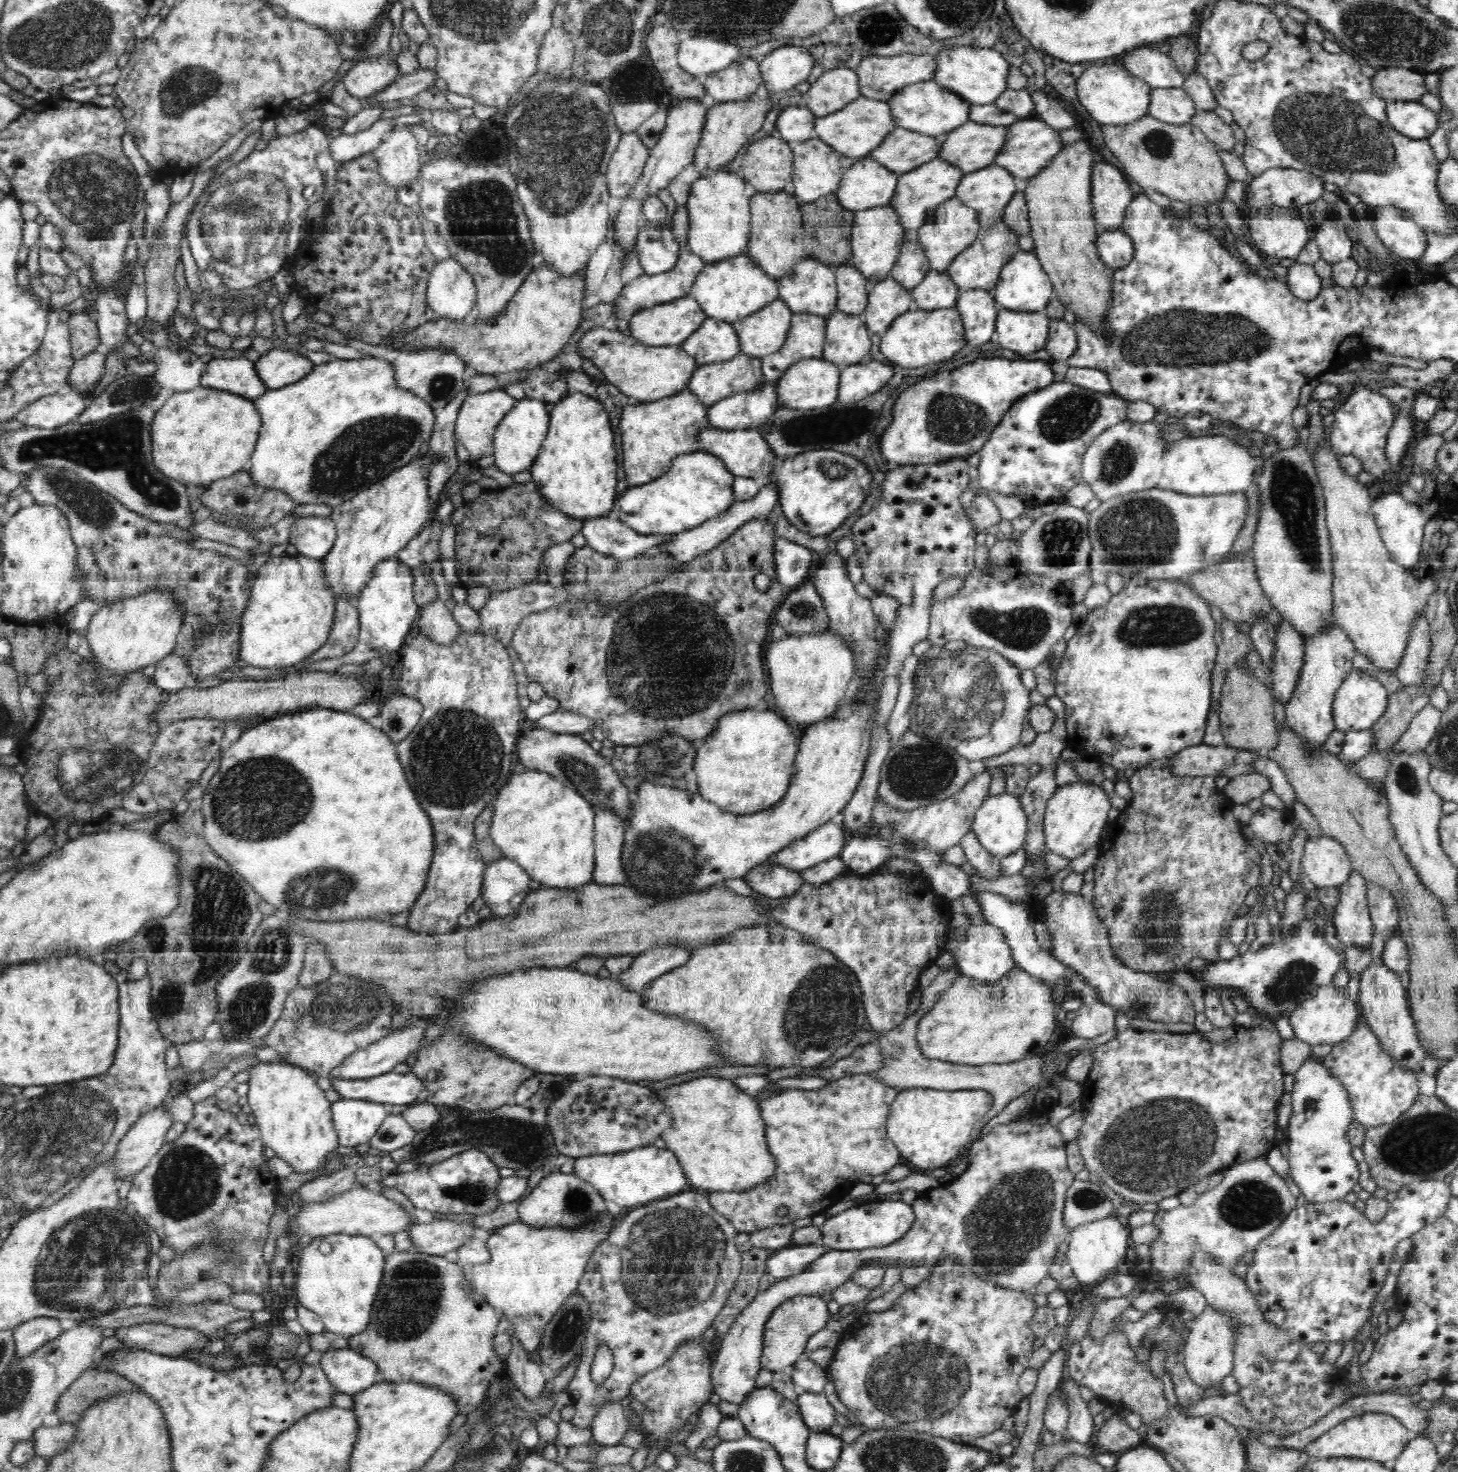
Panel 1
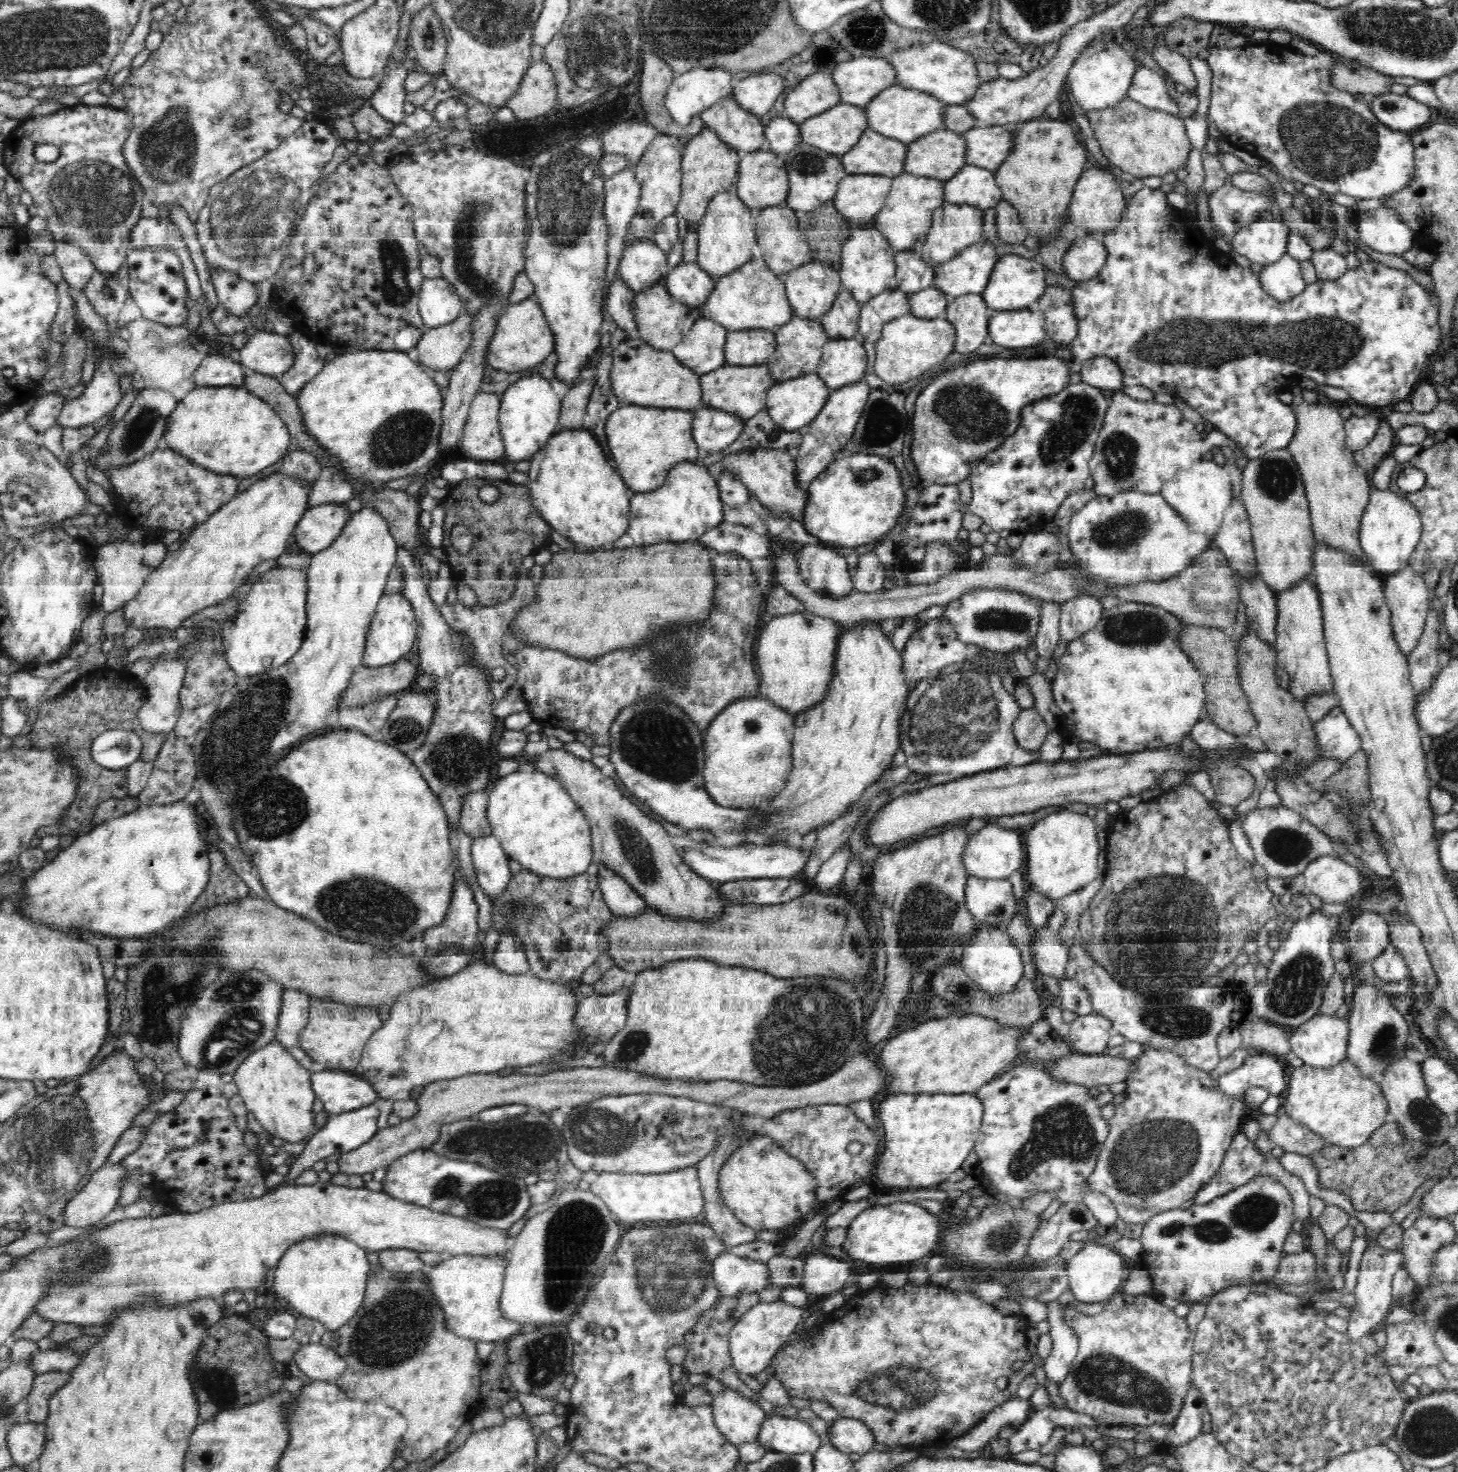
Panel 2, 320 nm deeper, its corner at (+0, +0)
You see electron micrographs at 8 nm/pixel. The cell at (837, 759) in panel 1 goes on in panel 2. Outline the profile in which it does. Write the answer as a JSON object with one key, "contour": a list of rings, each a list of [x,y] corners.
{"contour":[[[866,621],[862,626],[846,628],[839,638],[835,652],[835,668],[830,689],[819,704],[795,714],[795,729],[791,755],[793,770],[786,788],[778,794],[770,810],[788,810],[768,822],[762,836],[774,838],[790,832],[804,834],[812,826],[820,826],[844,816],[851,804],[858,801],[866,789],[878,781],[893,762],[894,754],[901,748],[900,722],[906,711],[906,700],[911,688],[904,680],[901,652],[894,648],[891,639],[881,628]]]}

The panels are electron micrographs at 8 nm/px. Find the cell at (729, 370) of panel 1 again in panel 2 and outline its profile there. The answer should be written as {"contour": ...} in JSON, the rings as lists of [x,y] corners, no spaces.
{"contour":[[[765,362],[752,366],[725,364],[712,372],[701,375],[699,383],[703,395],[702,406],[727,411],[729,414],[738,415],[740,419],[746,420],[767,408],[767,392],[775,385],[776,380],[771,377]]]}

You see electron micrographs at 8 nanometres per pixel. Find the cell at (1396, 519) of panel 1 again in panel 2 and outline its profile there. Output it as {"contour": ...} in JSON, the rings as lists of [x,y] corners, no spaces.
{"contour":[[[1389,488],[1374,489],[1359,526],[1359,545],[1367,555],[1368,567],[1382,576],[1408,567],[1410,557],[1420,542],[1422,529],[1420,513],[1408,499],[1394,494]]]}

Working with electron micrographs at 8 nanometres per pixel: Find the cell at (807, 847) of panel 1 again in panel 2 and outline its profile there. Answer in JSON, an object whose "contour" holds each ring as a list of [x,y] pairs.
{"contour":[[[700,843],[694,848],[684,850],[683,861],[702,878],[709,882],[717,880],[720,883],[740,880],[744,878],[790,878],[798,874],[810,852],[802,852],[798,848],[790,848],[790,845],[772,843],[772,845],[737,845],[730,848],[717,847]]]}

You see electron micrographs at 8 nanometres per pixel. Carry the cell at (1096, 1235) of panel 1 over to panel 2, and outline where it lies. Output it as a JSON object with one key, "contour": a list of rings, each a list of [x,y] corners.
{"contour":[[[1088,1243],[1068,1262],[1069,1288],[1080,1303],[1105,1303],[1120,1290],[1126,1278],[1124,1258],[1112,1246],[1103,1243]]]}

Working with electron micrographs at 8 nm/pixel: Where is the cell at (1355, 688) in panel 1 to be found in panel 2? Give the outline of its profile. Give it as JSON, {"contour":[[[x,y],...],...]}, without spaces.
{"contour":[[[1340,706],[1333,707],[1316,722],[1313,730],[1319,738],[1322,759],[1334,759],[1343,765],[1362,749],[1360,735]]]}

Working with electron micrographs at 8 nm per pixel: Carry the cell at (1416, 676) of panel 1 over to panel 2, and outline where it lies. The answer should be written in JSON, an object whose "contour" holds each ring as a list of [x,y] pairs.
{"contour":[[[1410,566],[1385,575],[1384,581],[1384,596],[1388,608],[1391,610],[1393,635],[1400,651],[1407,656],[1418,644],[1426,624],[1427,614],[1431,610],[1428,586],[1422,575]]]}

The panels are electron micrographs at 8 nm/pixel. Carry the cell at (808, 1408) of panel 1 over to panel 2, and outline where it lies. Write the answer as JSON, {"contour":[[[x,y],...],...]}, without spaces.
{"contour":[[[842,1417],[829,1424],[828,1440],[844,1454],[856,1452],[860,1455],[874,1450],[876,1442],[872,1430],[862,1421]]]}

